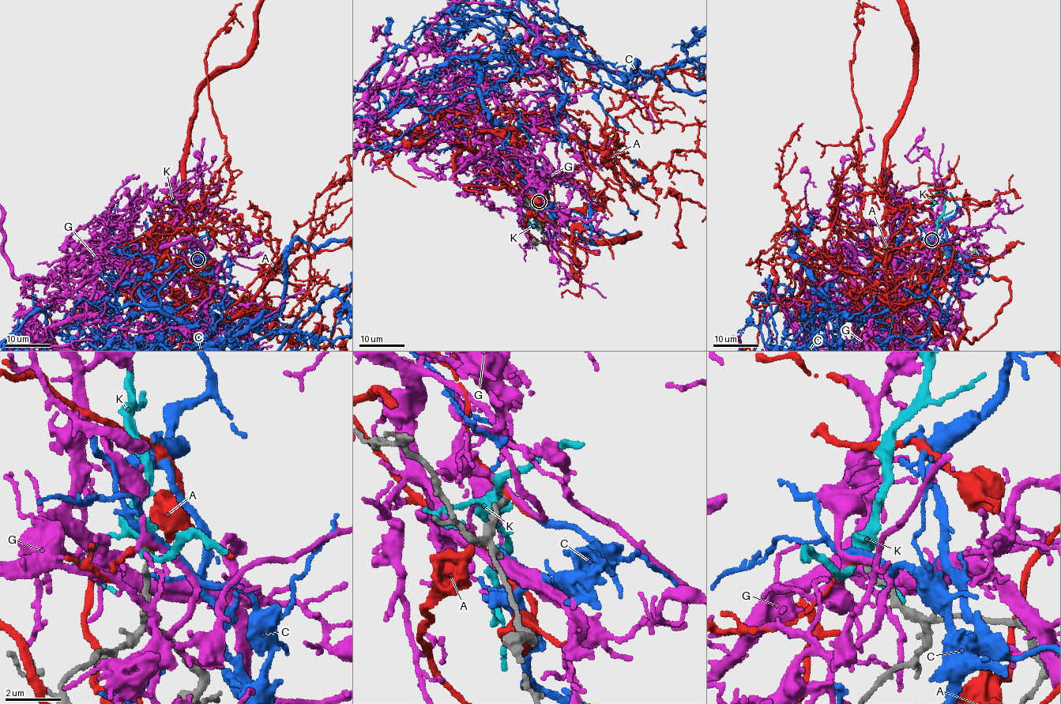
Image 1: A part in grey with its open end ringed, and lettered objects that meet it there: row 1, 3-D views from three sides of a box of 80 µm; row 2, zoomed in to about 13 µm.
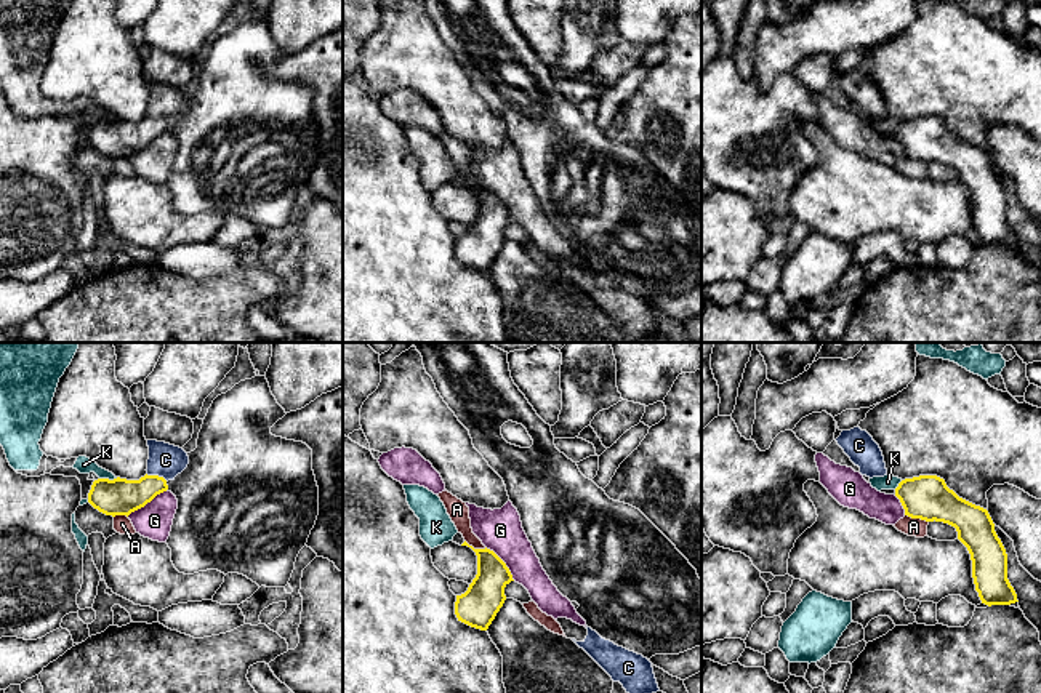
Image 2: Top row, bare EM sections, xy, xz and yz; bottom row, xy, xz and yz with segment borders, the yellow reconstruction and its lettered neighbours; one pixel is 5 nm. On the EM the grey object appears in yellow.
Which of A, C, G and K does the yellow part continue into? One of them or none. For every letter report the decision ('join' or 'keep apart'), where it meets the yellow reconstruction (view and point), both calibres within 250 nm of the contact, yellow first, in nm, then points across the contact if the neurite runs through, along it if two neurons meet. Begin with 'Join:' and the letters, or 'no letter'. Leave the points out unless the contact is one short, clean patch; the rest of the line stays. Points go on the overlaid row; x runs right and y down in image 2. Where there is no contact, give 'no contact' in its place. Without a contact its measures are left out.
Join: no letter
A: keep apart; meets yellow in yz at (916, 517); 220 nm thick on the yellow side, 100 nm on the other; border along yz (905, 514), (928, 522)
C: keep apart; meets yellow in xy at (157, 476); 190 nm thick on the yellow side, 170 nm on the other; border along xy (146, 474), (156, 474), (167, 480)
G: keep apart; meets yellow in xy at (146, 503); 190 nm thick on the yellow side, 180 nm on the other; border along xy (167, 488), (127, 516)
K: keep apart; meets yellow in xy at (108, 479); 190 nm thick on the yellow side, 90 nm on the other; border along xy (117, 477), (100, 479)

